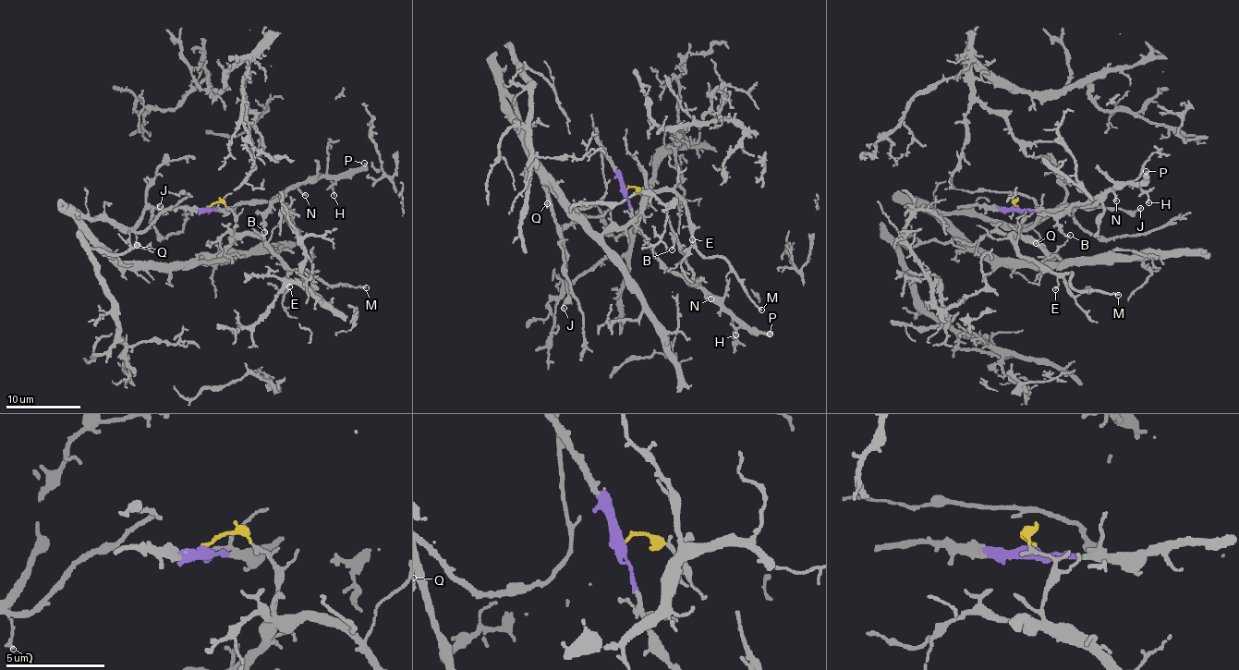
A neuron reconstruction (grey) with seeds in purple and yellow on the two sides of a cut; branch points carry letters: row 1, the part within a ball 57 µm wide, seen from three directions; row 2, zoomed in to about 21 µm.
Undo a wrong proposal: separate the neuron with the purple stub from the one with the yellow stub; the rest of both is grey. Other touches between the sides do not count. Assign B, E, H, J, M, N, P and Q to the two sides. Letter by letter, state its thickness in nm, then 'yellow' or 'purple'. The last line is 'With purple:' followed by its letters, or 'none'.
B: calibre 110 nm; purple
E: calibre 100 nm; yellow
H: calibre 130 nm; purple
J: calibre 120 nm; yellow
M: calibre 160 nm; yellow
N: calibre 120 nm; purple
P: calibre 400 nm; purple
Q: calibre 160 nm; yellow
With purple: B, H, N, P

